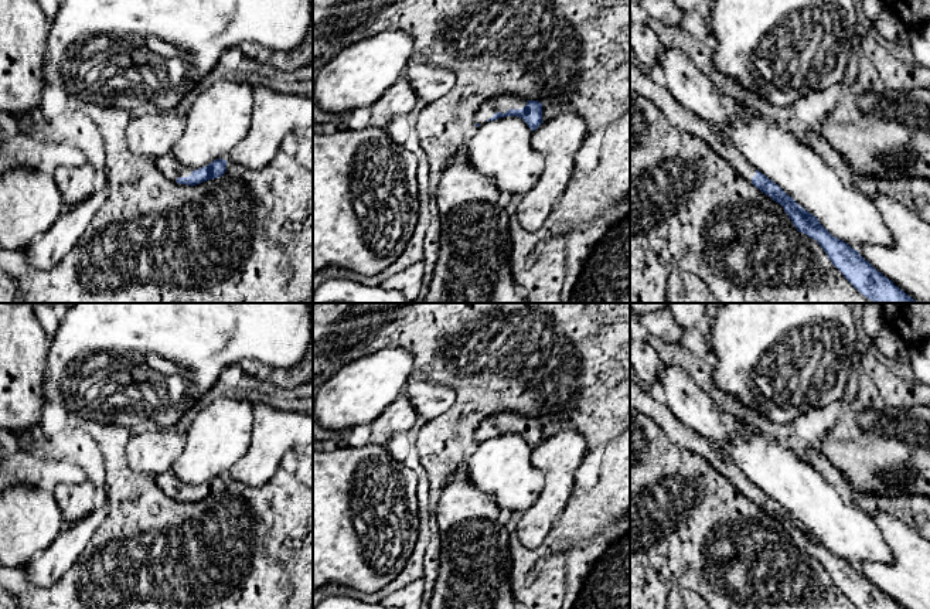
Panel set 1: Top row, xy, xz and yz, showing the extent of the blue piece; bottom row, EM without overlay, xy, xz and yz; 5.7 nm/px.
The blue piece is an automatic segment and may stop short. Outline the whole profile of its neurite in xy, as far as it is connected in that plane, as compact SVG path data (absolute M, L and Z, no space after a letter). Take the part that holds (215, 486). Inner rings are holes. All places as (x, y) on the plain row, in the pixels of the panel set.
M171 470L156 476L159 487L171 499L195 503L202 499L218 496L225 490L226 477L217 476L205 484L191 486L178 480Z

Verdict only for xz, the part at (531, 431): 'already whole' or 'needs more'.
needs more

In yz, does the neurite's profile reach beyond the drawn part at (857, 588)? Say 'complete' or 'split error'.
split error

